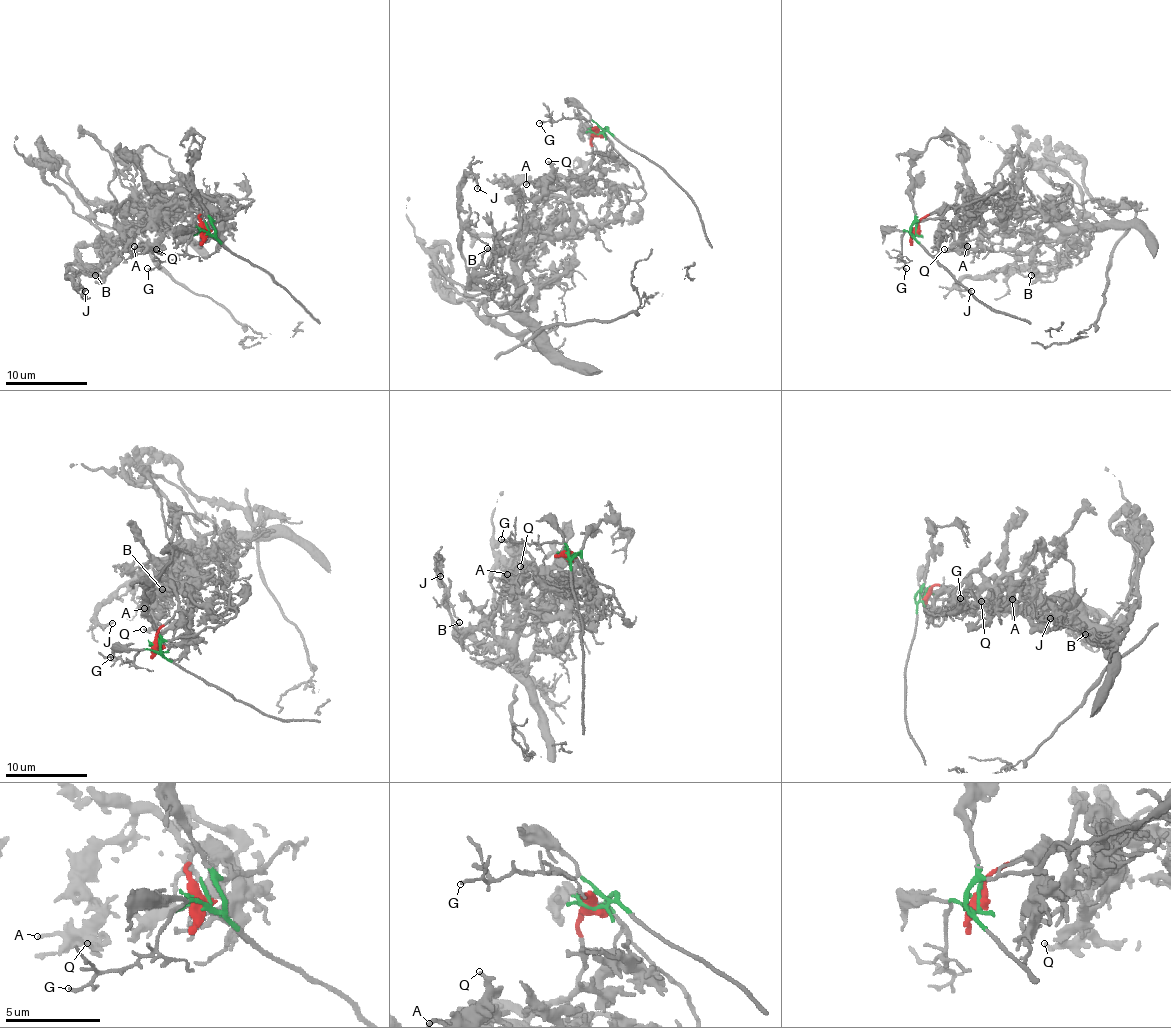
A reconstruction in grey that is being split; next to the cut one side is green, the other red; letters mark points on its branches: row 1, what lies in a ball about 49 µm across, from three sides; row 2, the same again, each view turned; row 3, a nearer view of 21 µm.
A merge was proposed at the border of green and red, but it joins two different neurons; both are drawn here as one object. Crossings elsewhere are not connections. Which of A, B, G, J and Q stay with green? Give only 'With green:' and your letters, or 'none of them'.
With green: G

